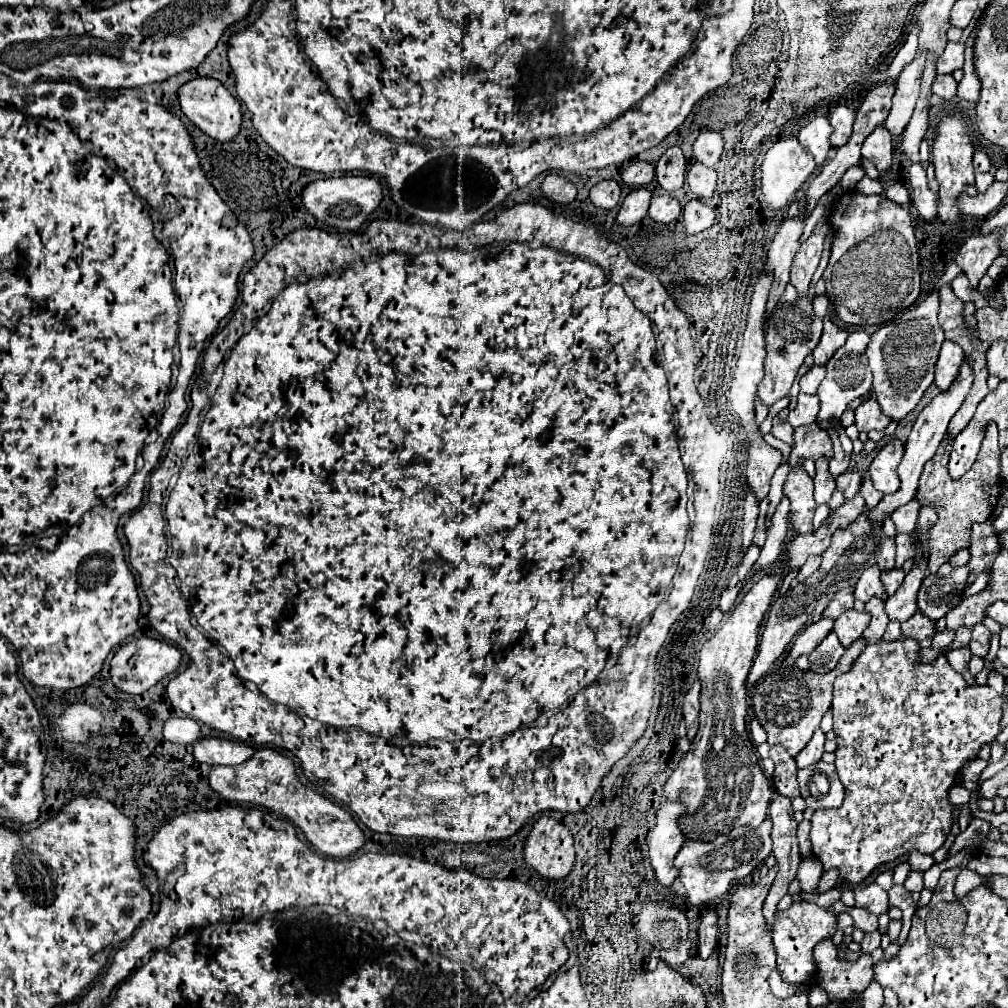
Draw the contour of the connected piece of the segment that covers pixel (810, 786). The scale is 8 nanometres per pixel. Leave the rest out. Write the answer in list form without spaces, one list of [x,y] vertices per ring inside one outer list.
[[[818,763],[798,771],[798,783],[802,799],[810,809],[840,807],[844,801],[844,787],[836,775],[834,765]]]

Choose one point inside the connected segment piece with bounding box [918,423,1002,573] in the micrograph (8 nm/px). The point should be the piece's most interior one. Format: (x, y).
(960, 504)

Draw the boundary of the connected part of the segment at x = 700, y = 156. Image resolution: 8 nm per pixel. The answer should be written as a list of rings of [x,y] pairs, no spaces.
[[[702,131],[694,143],[696,159],[708,167],[714,167],[720,161],[722,149],[724,149],[724,141],[718,131]]]

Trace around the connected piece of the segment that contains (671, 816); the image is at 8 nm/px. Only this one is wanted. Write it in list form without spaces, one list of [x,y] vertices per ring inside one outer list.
[[[662,801],[656,813],[658,823],[654,827],[648,847],[650,847],[650,865],[654,869],[656,881],[662,887],[670,887],[678,879],[674,859],[684,843],[682,831],[678,829],[678,817],[682,813],[684,813],[682,803],[668,803],[668,801]]]

